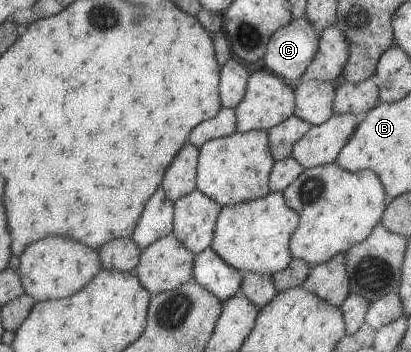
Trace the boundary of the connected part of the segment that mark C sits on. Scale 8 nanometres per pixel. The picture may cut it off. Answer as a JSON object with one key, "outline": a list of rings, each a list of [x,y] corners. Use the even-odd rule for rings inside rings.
{"outline":[[[306,18],[291,19],[270,35],[263,54],[266,69],[294,85],[314,58],[318,39]]]}

